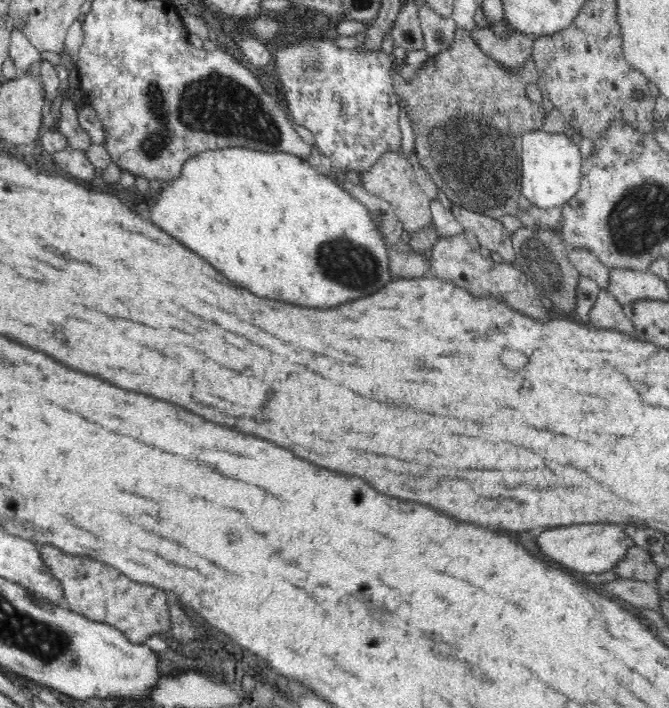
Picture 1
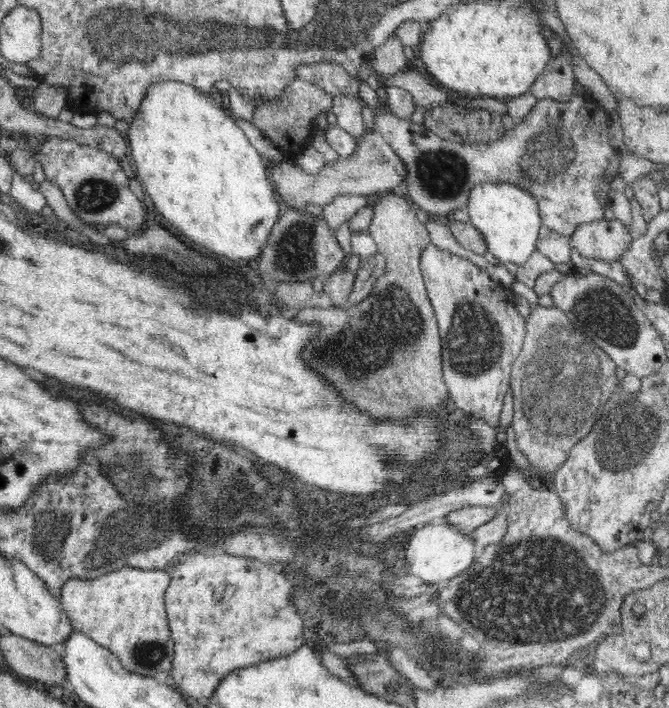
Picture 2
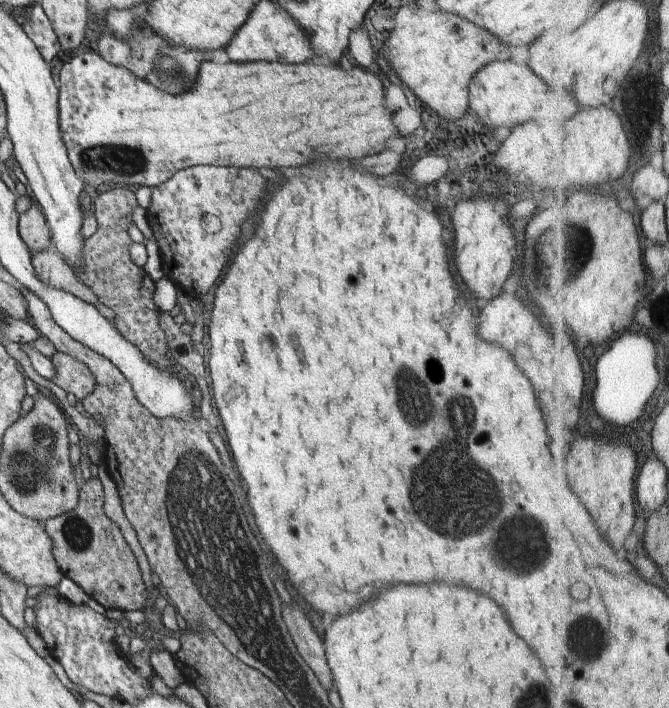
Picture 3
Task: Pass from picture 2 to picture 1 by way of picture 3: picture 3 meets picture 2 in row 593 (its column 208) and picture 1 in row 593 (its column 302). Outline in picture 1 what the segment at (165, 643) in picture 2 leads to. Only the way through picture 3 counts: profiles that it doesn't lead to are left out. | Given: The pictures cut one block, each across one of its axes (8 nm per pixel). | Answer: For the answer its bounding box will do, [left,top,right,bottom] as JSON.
[38,545,171,645]

